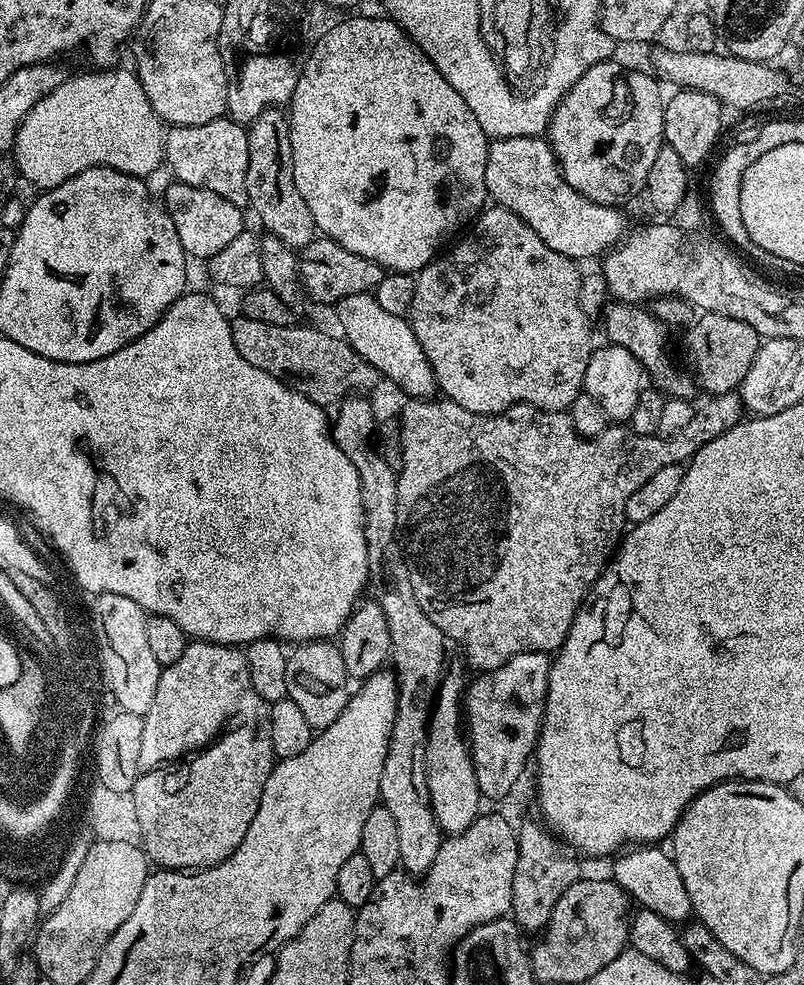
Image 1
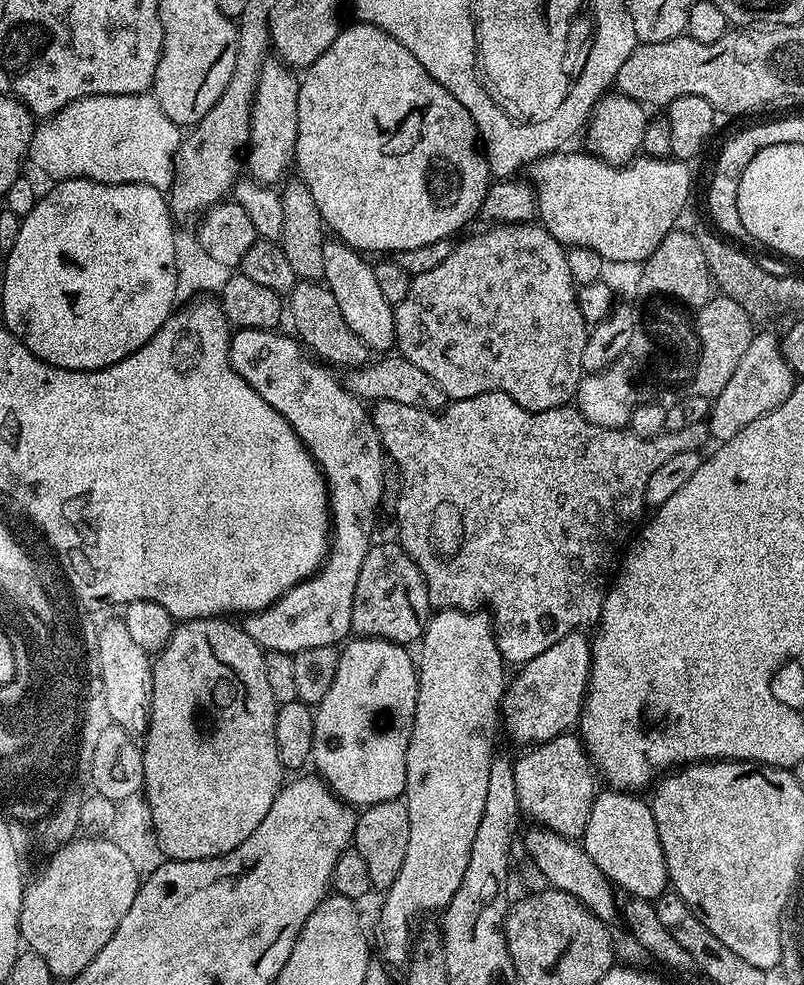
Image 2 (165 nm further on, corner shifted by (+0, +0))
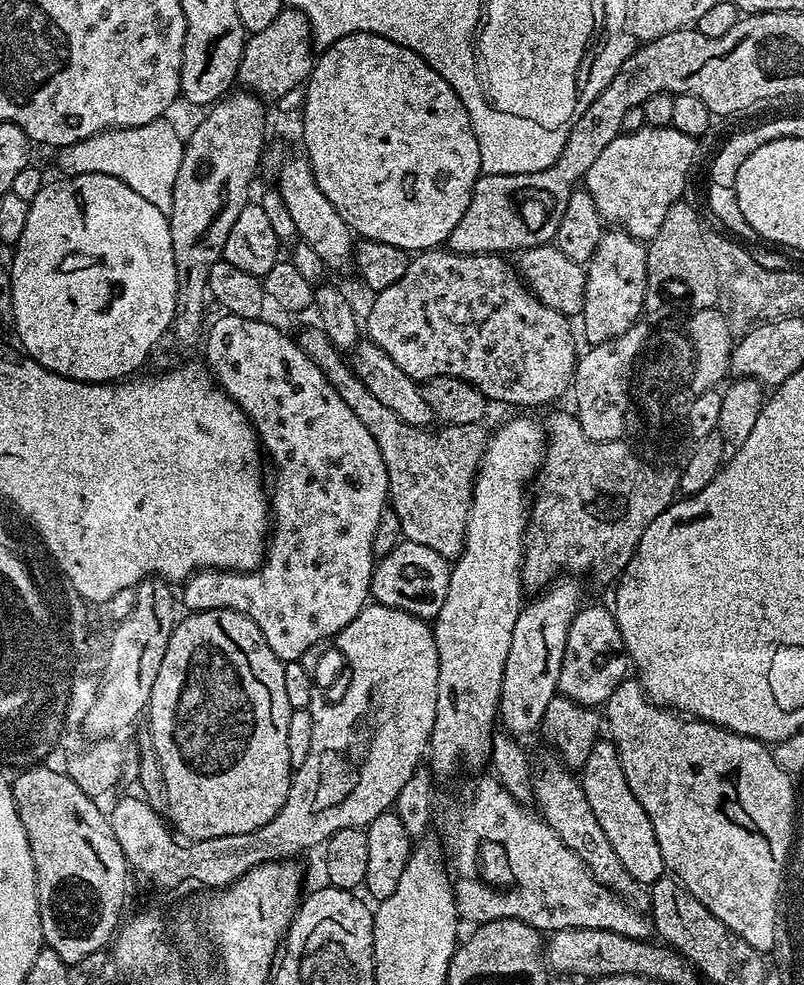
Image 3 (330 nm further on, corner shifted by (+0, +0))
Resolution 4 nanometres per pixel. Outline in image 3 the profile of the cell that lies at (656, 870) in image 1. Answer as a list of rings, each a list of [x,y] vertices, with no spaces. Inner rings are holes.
[[[611,739],[597,740],[590,750],[590,758],[586,758],[584,767],[579,769],[578,779],[586,794],[586,802],[590,802],[590,810],[594,810],[594,818],[598,818],[602,831],[610,846],[614,846],[622,866],[626,866],[630,878],[650,886],[665,875],[662,850],[658,846],[658,838],[654,838],[654,826],[650,826],[650,818],[646,815],[646,810],[642,810],[642,802],[634,798],[634,790],[630,790],[630,782],[626,782],[618,750]]]

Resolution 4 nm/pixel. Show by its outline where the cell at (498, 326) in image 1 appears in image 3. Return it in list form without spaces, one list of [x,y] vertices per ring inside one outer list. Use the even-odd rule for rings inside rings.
[[[425,250],[413,255],[406,266],[406,274],[394,282],[394,286],[386,286],[386,290],[375,293],[371,298],[372,305],[368,308],[368,324],[366,320],[366,336],[371,343],[377,344],[390,358],[394,358],[394,363],[401,368],[410,379],[423,382],[430,378],[439,376],[453,376],[459,380],[470,382],[479,390],[483,396],[488,397],[489,401],[500,404],[513,404],[516,410],[536,410],[543,404],[552,404],[560,395],[567,393],[572,387],[572,375],[576,369],[578,359],[578,347],[576,340],[572,337],[572,328],[569,317],[562,315],[558,310],[550,310],[550,306],[542,303],[538,297],[528,289],[527,284],[523,283],[519,271],[508,264],[503,255],[489,254],[486,256],[463,256],[457,252],[447,250]]]

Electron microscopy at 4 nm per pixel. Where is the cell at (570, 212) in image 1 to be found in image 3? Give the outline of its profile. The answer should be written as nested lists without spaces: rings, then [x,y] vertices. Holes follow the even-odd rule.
[[[642,127],[636,132],[624,132],[616,136],[598,159],[594,166],[584,175],[583,187],[592,196],[594,206],[600,211],[601,220],[617,229],[629,232],[635,240],[647,242],[662,230],[662,222],[666,222],[666,210],[674,206],[676,201],[685,195],[684,187],[688,184],[688,171],[692,168],[692,159],[696,156],[697,137],[682,134],[674,127],[650,128]]]

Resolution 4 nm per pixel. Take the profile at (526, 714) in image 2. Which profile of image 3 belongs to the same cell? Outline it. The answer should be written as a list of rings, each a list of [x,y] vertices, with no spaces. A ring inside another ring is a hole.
[[[600,604],[581,607],[570,622],[564,661],[560,671],[559,695],[587,708],[607,705],[610,694],[629,675],[630,661],[624,651],[624,639],[618,630],[615,611]]]

